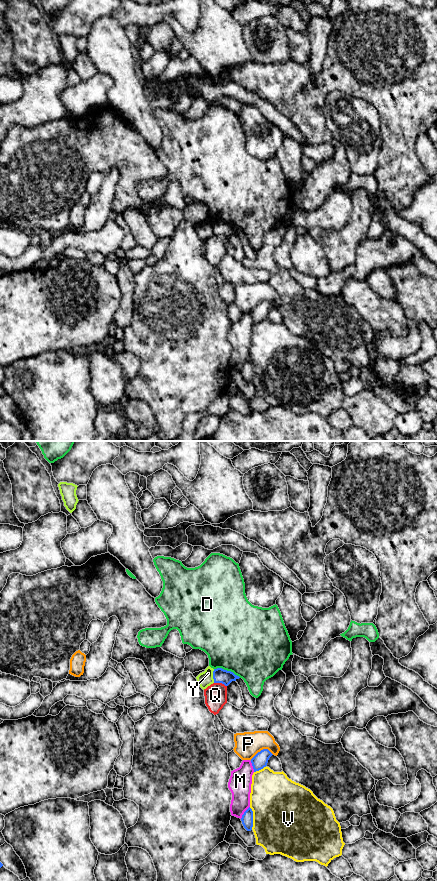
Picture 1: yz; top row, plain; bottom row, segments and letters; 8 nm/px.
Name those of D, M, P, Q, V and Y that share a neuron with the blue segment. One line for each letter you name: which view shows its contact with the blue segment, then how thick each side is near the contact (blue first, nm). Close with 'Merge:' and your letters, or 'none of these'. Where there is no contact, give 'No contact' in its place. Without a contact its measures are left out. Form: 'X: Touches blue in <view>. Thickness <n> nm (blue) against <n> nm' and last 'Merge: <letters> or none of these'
Merge: none of these

